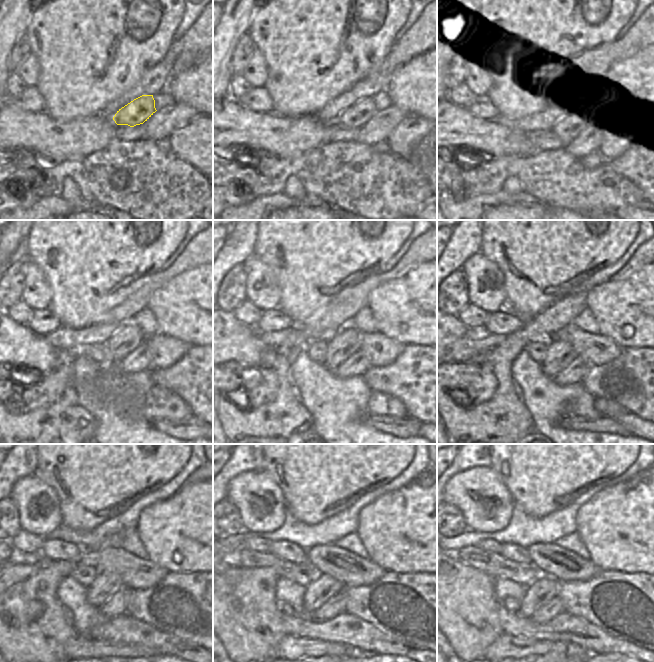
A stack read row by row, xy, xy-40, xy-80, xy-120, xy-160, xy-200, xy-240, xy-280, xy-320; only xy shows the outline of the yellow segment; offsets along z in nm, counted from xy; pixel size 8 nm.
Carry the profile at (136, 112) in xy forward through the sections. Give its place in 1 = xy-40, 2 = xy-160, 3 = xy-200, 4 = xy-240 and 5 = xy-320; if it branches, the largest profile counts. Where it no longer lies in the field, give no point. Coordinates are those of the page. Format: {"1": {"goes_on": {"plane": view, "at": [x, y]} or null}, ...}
{"1": {"goes_on": {"plane": "xy-40", "at": [358, 114]}}, "2": {"goes_on": {"plane": "xy-160", "at": [347, 341]}}, "3": {"goes_on": {"plane": "xy-200", "at": [559, 354]}}, "4": {"goes_on": {"plane": "xy-240", "at": [106, 584]}}, "5": {"goes_on": {"plane": "xy-320", "at": [539, 593]}}}

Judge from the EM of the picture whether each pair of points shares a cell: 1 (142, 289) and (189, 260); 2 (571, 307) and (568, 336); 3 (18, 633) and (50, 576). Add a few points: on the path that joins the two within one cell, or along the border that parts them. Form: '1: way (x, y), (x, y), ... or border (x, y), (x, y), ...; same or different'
1: way (154, 281), (177, 268); same
2: border (572, 322), (562, 327), (552, 338); different
3: way (35, 629), (49, 615), (49, 593); same

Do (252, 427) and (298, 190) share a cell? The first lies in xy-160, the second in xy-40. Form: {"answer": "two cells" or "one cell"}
{"answer": "two cells"}

